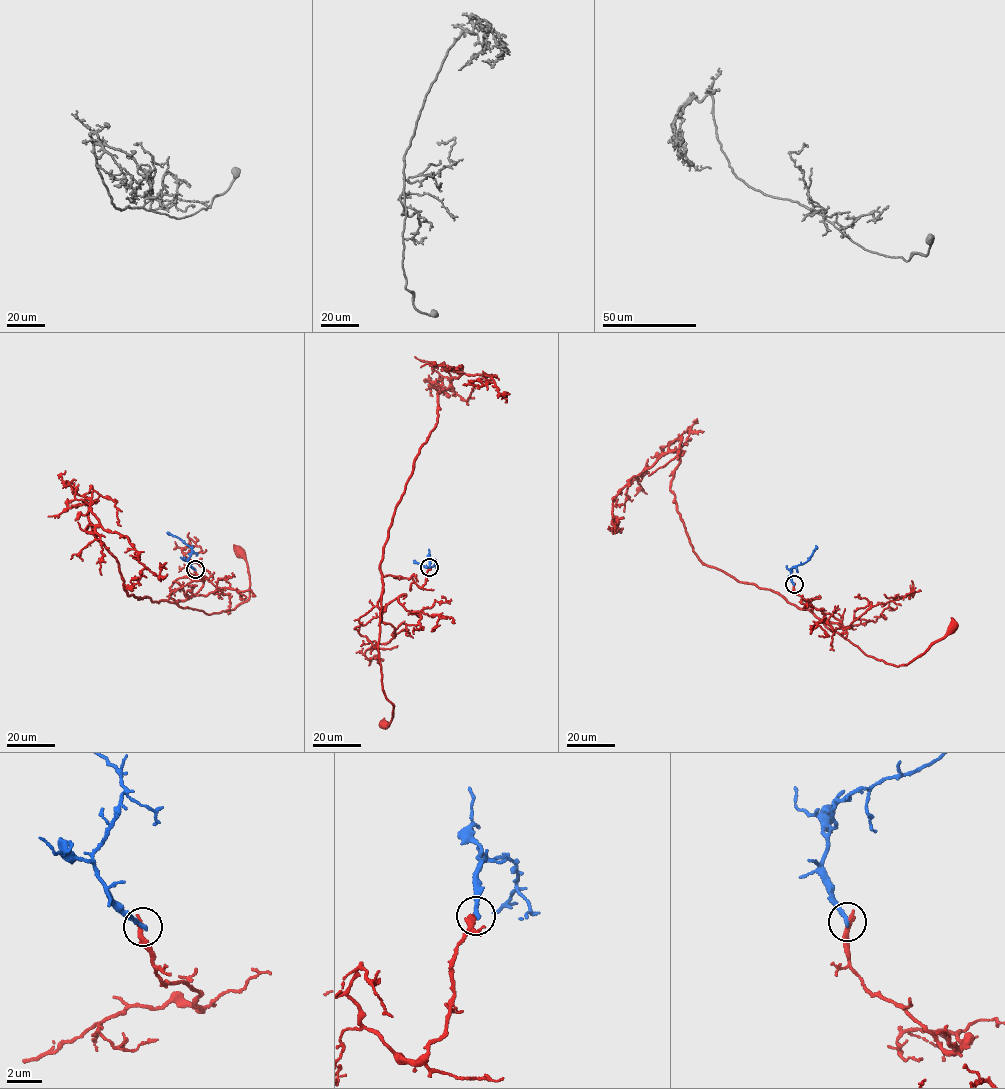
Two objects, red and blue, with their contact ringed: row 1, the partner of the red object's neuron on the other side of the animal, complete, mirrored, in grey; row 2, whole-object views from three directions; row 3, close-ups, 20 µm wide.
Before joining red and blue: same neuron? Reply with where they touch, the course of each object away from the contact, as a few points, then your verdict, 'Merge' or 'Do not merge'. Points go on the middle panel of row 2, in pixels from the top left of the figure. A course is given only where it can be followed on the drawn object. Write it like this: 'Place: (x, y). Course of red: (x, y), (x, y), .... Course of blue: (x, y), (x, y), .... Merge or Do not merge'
Place: (429, 567). Course of red: (429, 567), (420, 587), (411, 578), (382, 576), (378, 659), (382, 690), (393, 705), (393, 713), (385, 726). Course of blue: (429, 567), (430, 559), (433, 559), (432, 566), (426, 567), (413, 560). Do not merge

